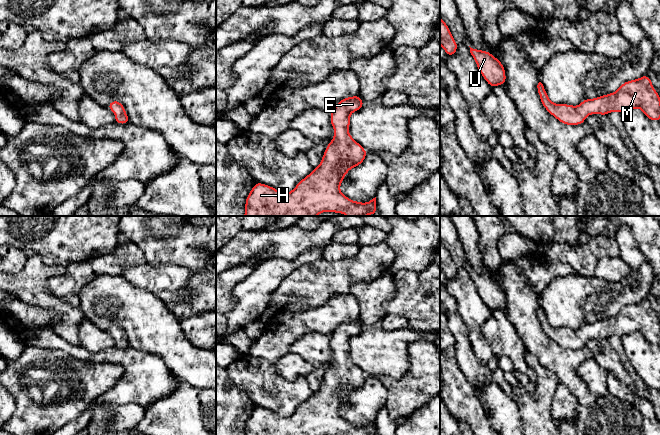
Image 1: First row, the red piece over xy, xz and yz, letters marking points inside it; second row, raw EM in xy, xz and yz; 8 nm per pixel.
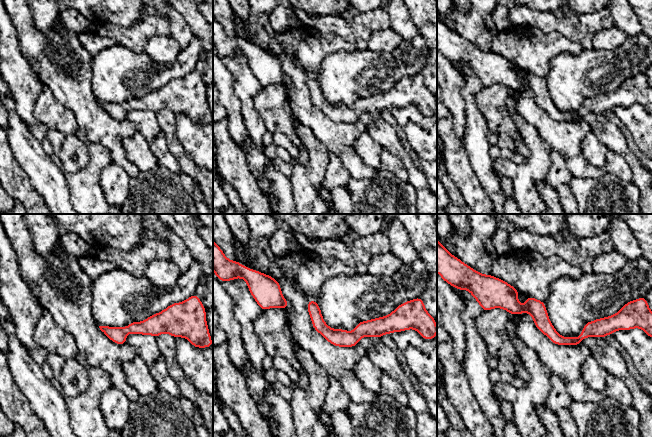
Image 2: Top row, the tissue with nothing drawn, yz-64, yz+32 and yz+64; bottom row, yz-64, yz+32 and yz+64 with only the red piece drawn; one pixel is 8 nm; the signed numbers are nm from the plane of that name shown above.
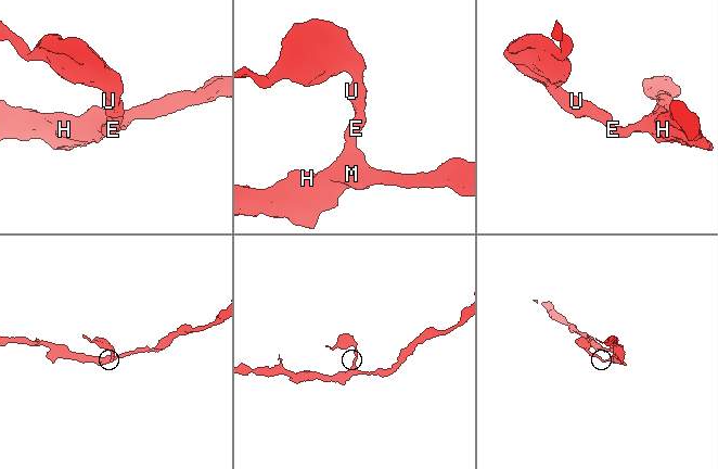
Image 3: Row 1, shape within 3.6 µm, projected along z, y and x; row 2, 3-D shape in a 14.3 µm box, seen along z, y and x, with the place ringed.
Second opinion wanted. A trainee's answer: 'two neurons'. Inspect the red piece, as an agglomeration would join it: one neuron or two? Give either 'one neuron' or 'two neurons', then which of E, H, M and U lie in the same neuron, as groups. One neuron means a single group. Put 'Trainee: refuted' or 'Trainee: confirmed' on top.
Trainee: refuted
one neuron; groups E H M U

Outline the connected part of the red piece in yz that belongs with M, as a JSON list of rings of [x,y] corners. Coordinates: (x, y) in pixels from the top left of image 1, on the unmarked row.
[[[647,298],[636,304],[626,305],[619,313],[611,318],[606,318],[594,323],[584,323],[578,331],[568,328],[554,328],[547,319],[541,306],[537,309],[541,328],[557,344],[565,349],[580,349],[585,347],[585,341],[591,338],[608,339],[612,335],[621,337],[622,335],[641,333],[649,344],[660,344],[660,318],[656,316],[652,305]]]

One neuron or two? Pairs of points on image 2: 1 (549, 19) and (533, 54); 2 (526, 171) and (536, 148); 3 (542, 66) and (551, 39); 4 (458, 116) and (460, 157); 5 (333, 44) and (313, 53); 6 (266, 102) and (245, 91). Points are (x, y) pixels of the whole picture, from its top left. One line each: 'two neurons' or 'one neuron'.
1: two neurons
2: one neuron
3: one neuron
4: two neurons
5: one neuron
6: two neurons

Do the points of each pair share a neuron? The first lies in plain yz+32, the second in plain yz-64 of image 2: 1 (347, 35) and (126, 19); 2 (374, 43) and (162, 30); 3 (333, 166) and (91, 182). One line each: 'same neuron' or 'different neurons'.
1: different neurons
2: different neurons
3: different neurons

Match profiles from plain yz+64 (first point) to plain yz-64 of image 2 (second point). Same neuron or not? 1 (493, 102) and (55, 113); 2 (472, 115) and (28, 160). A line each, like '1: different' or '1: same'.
1: same
2: different

